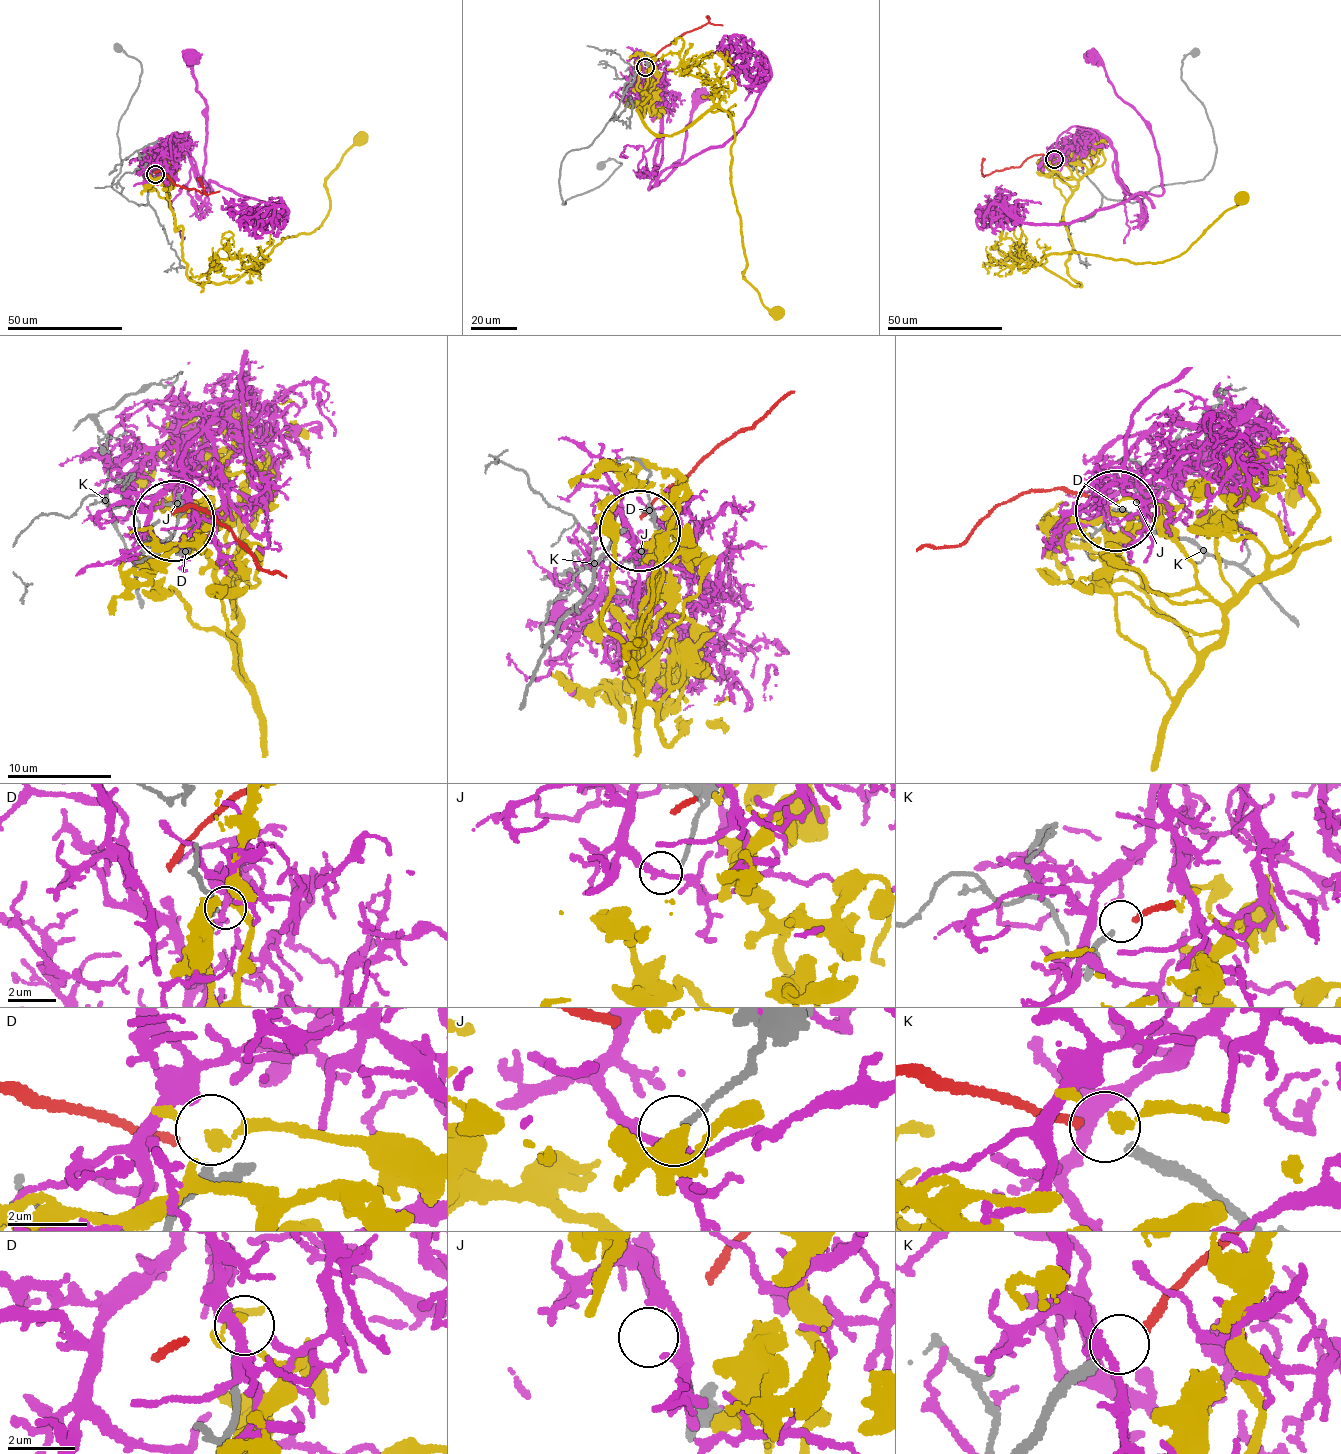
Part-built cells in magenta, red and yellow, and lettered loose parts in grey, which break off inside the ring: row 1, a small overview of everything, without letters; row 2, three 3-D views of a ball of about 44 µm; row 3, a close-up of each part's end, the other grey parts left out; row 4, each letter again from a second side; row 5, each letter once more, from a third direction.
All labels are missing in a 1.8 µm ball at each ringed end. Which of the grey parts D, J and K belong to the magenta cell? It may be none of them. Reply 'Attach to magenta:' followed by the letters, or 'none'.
Attach to magenta: D

